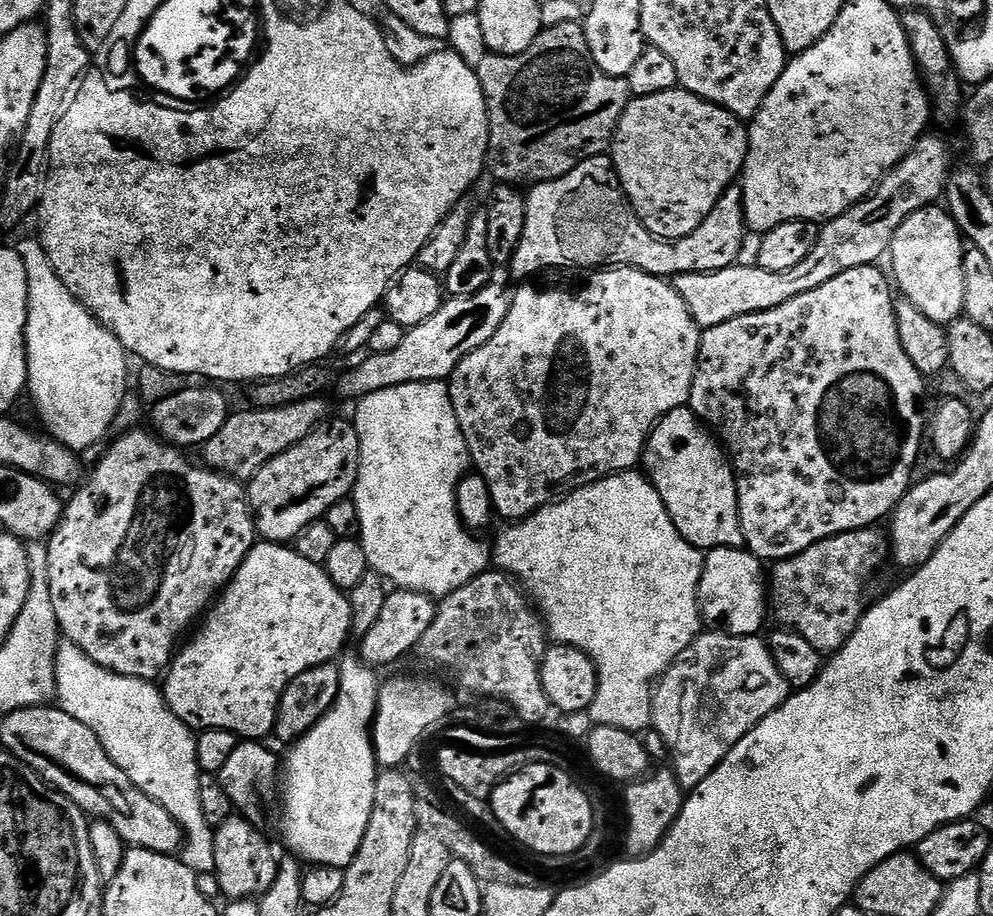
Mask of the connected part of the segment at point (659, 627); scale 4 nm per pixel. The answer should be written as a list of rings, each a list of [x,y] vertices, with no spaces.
[[[636,470],[617,472],[615,476],[608,476],[593,484],[582,486],[568,495],[554,500],[545,508],[539,508],[532,516],[525,520],[517,520],[504,526],[497,538],[496,544],[491,545],[492,558],[499,571],[507,572],[522,585],[525,592],[534,601],[547,629],[548,635],[557,644],[574,646],[582,650],[594,662],[598,674],[598,694],[594,698],[590,709],[593,725],[605,724],[618,726],[627,732],[643,733],[652,724],[652,694],[654,685],[664,671],[679,658],[684,651],[696,640],[702,632],[702,617],[700,614],[700,579],[704,569],[705,553],[696,548],[674,526],[658,490],[648,480],[647,475]]]

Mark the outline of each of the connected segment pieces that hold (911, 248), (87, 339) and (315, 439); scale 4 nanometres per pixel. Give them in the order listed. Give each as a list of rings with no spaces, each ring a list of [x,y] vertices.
[[[944,206],[923,208],[910,214],[910,218],[898,226],[898,234],[894,234],[890,249],[891,279],[899,295],[918,306],[932,322],[947,326],[964,316],[966,274],[962,270],[962,258],[965,247],[959,226]]]
[[[39,239],[24,240],[17,243],[15,249],[26,266],[28,283],[28,317],[24,331],[24,345],[28,347],[27,395],[32,395],[41,422],[49,428],[47,431],[70,451],[84,454],[111,430],[116,420],[116,411],[124,400],[124,387],[130,384],[129,353],[124,351],[113,332],[88,312],[86,306],[78,303],[70,290],[66,290],[54,266],[50,266],[50,258],[46,258],[46,250]]]
[[[329,419],[320,425],[315,432],[311,432],[302,442],[290,446],[282,454],[278,454],[270,462],[266,462],[255,476],[247,481],[248,505],[252,508],[252,521],[256,524],[256,531],[265,541],[273,544],[287,545],[295,541],[296,535],[306,526],[324,516],[334,506],[334,502],[351,497],[352,489],[356,487],[358,466],[360,465],[360,443],[356,433],[355,423],[344,420]]]

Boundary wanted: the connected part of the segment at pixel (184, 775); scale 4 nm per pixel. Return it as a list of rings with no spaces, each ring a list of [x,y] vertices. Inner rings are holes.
[[[61,639],[56,650],[55,699],[60,709],[70,714],[70,718],[78,718],[82,726],[90,726],[98,742],[102,742],[102,750],[110,754],[114,766],[118,766],[118,770],[122,770],[126,778],[130,778],[130,782],[134,782],[134,786],[142,790],[142,794],[154,798],[154,802],[158,802],[158,806],[165,808],[174,818],[174,822],[178,822],[186,841],[178,853],[184,865],[194,873],[215,872],[214,832],[208,827],[206,818],[202,815],[202,801],[198,798],[201,770],[196,753],[197,733],[172,713],[164,700],[163,691],[151,680],[130,678],[98,666],[98,662],[82,654],[78,646],[74,646],[69,640]]]

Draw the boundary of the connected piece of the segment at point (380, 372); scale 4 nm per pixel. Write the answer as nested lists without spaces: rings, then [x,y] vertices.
[[[499,282],[487,284],[478,290],[478,294],[445,299],[434,318],[426,318],[422,326],[414,326],[405,331],[402,346],[387,354],[365,355],[361,364],[356,364],[345,372],[341,371],[335,381],[334,391],[344,400],[359,402],[370,394],[378,394],[378,390],[390,390],[390,386],[402,386],[410,382],[447,381],[462,358],[498,334],[498,326],[502,326],[511,305],[510,292]]]

